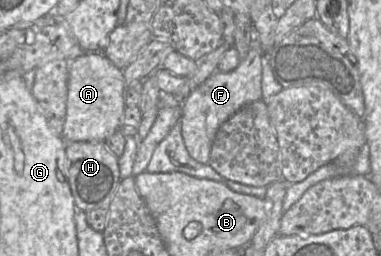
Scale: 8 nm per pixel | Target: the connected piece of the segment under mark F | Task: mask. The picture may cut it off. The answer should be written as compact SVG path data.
M259 34L253 37L249 51L230 72L215 71L182 104L181 133L189 155L201 164L210 159L211 147L219 127L246 104L262 99L261 80L263 55Z

